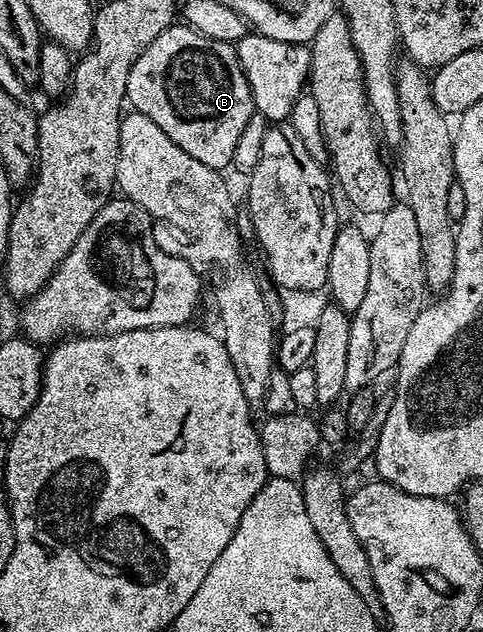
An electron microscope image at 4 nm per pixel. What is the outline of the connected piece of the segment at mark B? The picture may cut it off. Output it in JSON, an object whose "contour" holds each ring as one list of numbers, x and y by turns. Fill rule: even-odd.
{"contour":[[174,22,139,54,131,66,125,94,132,111,147,114,179,150,187,150,203,166,218,170,232,165,239,134,255,111,236,47,207,38,184,22]]}

